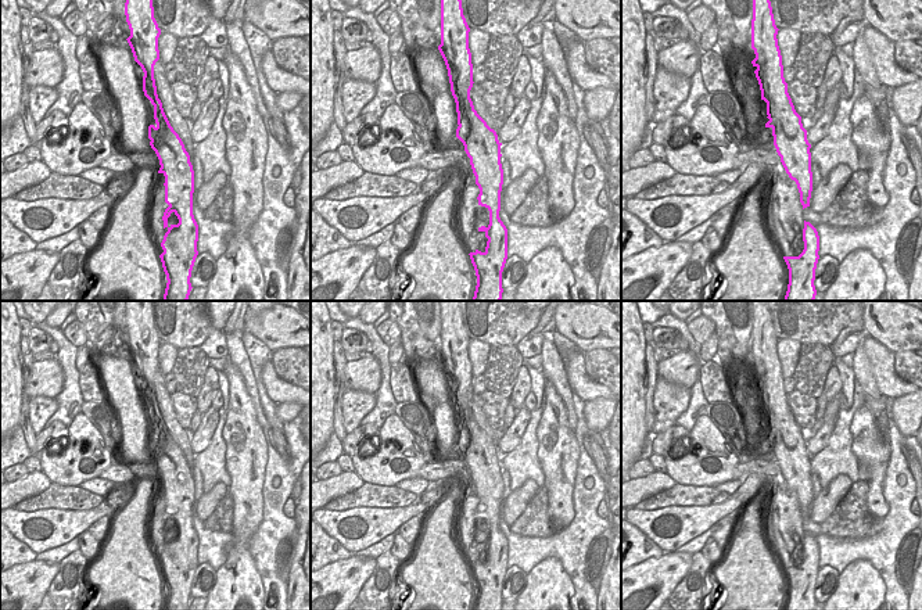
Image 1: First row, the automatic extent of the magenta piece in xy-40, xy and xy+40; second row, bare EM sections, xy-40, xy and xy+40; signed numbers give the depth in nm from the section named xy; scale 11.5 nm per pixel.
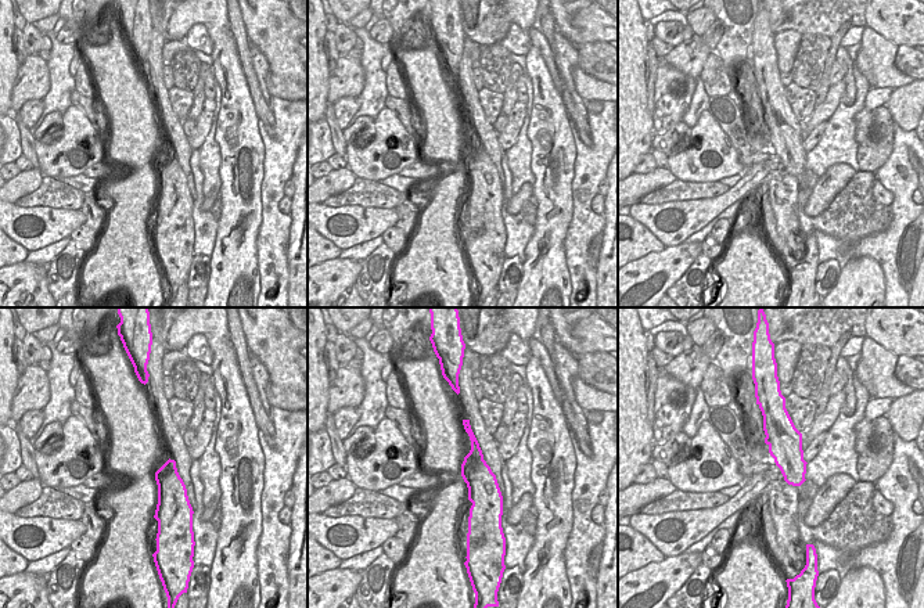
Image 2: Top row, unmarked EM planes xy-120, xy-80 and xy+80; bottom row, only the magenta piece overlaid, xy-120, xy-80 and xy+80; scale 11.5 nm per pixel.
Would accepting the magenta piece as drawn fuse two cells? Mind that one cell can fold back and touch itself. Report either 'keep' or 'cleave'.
keep

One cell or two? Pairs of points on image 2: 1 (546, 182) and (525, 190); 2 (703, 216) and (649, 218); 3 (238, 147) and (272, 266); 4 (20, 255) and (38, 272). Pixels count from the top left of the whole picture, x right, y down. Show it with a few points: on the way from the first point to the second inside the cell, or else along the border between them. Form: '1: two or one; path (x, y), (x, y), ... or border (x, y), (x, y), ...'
1: two; border (534, 186), (532, 194)
2: one; path (689, 213), (675, 205), (662, 208)
3: two; border (261, 191), (261, 226), (256, 238), (256, 256)
4: two; border (22, 261), (14, 265)

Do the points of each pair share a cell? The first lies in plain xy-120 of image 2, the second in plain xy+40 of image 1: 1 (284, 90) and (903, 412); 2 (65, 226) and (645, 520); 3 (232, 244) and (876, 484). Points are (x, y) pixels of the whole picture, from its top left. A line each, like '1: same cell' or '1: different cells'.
1: different cells
2: same cell
3: same cell

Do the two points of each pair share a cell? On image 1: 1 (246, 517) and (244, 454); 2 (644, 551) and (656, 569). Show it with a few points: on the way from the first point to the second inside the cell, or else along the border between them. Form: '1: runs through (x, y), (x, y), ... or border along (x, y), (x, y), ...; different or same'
1: runs through (244, 502), (244, 469); same
2: border along (667, 552), (635, 564); different

